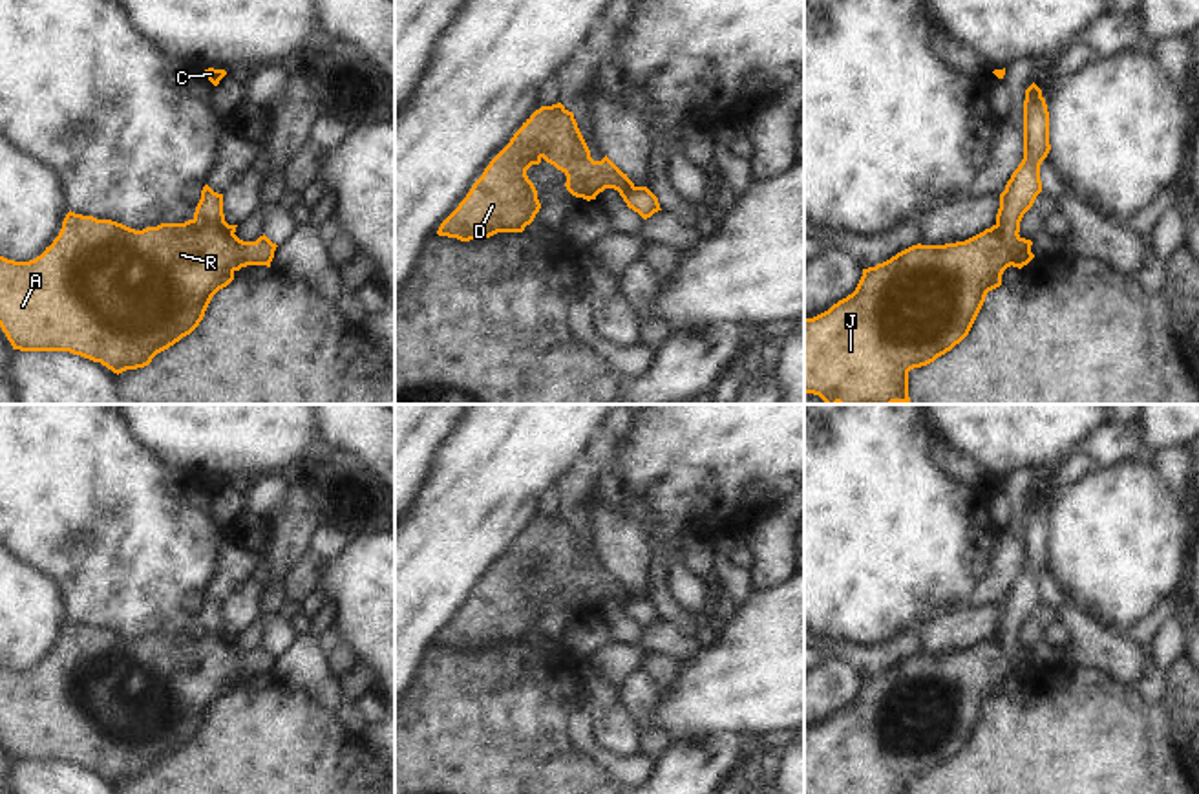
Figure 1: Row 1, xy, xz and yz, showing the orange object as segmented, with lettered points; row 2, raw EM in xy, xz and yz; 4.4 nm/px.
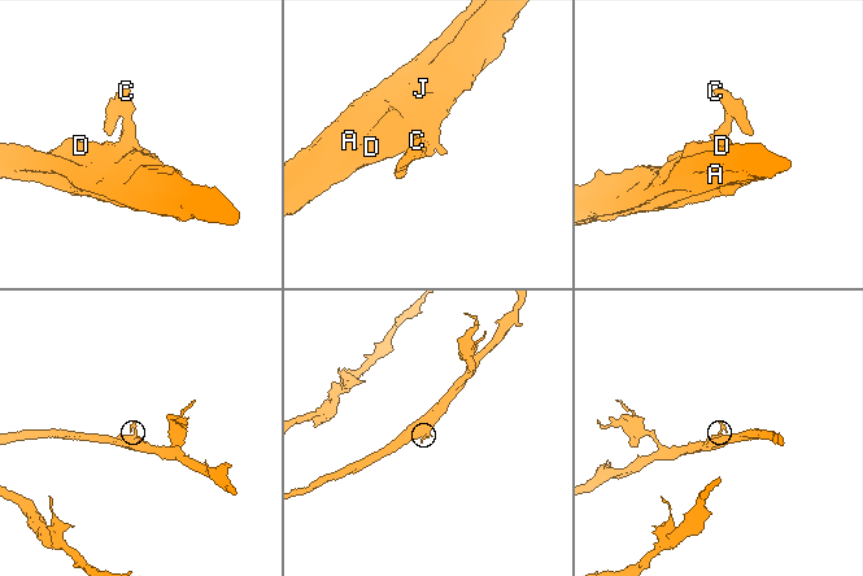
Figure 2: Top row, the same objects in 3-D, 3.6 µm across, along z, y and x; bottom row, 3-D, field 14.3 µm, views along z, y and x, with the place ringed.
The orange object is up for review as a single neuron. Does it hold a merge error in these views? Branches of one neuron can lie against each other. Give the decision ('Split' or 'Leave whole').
Split.

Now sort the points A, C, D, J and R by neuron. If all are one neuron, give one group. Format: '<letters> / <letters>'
A D J R / C

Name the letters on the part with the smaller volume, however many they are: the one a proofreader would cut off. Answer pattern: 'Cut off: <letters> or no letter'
Cut off: C

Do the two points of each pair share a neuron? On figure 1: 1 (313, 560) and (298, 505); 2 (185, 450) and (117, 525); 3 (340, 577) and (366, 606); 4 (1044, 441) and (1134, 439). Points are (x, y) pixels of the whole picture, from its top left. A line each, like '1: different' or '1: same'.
1: different
2: different
3: same
4: different

